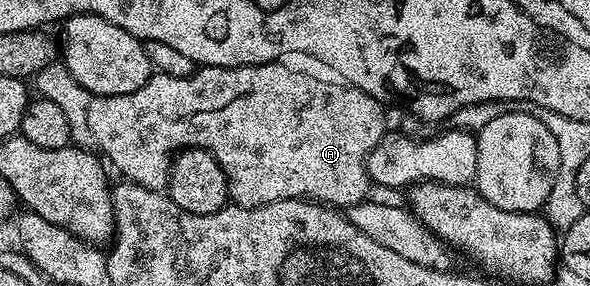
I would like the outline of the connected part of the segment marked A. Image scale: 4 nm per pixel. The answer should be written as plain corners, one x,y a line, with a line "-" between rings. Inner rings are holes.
268,63
266,65
238,65
232,69
217,67
216,65
208,65
206,67
196,68
195,73
193,75
189,75
188,77
174,77
173,75
165,75
164,73
155,73
137,91
129,91
129,95
105,95
104,97
92,96
91,102
89,103
89,127
91,130
93,130
93,139
95,140
95,145
97,146
98,152
102,154
102,156
106,158
108,162
111,160
112,163
115,164
121,172
123,172
122,176
126,178
126,180
136,181
136,183
141,187
149,187
150,189
163,191
168,188
169,182
171,180
171,162
175,154
185,149
205,149
207,152
214,155
214,157
217,159
217,163
225,171
225,175
227,176
227,192
229,194
230,200
234,202
234,204
240,205
240,207
243,209
261,207
262,205
268,205
274,201
284,201
290,197
310,199
316,203
322,203
332,207
350,207
352,205
356,205
357,203
361,203
362,201
368,200
369,178
367,175
367,157
376,147
378,141
383,137
383,134
386,133
389,129
389,124
387,124
387,113
385,110
383,110
383,108
385,108
384,102
379,101
376,97
369,95
365,91
361,91
360,89
355,88
353,85
346,83
338,83
339,85
334,85
334,83
331,81
322,81
321,78
314,77
314,75
311,73
302,73
302,71
299,69
290,69
289,66
283,64
287,63

